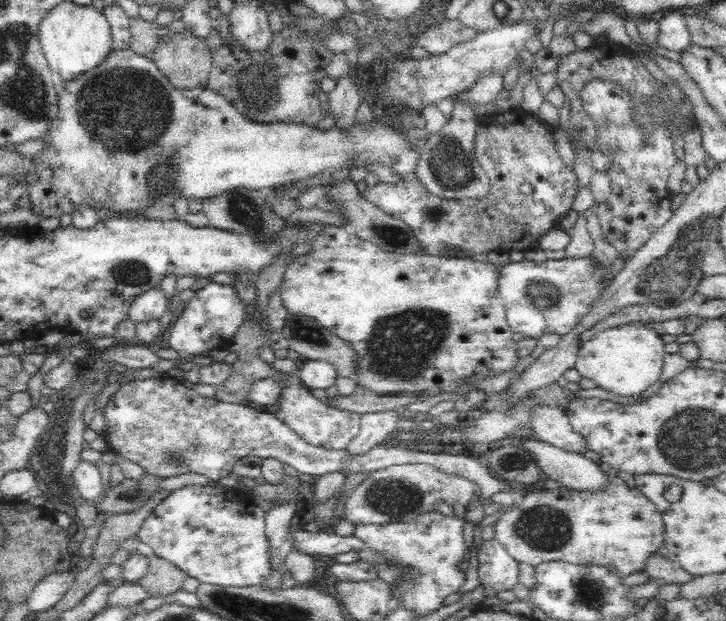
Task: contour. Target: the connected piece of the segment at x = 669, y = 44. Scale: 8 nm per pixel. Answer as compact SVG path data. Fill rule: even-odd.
M674 9L672 12L664 12L658 21L660 46L668 48L668 50L683 52L685 47L691 44L686 18L688 16L682 10Z

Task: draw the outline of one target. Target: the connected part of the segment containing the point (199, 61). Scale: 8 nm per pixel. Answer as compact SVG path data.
M185 30L180 33L170 31L161 36L156 54L151 59L157 64L160 72L170 81L172 87L178 90L191 90L197 87L208 87L209 74L213 61L213 53L206 39Z

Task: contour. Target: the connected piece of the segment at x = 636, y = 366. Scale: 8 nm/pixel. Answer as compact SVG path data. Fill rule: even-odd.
M624 324L624 326L616 326L616 328L608 328L604 332L594 334L594 338L578 349L576 366L574 370L580 374L581 378L593 380L594 384L606 392L612 392L616 396L638 396L642 392L646 392L650 386L661 380L661 374L664 367L664 343L661 335L656 334L647 326L641 324Z

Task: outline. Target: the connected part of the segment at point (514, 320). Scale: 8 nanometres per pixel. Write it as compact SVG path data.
M591 254L558 260L525 258L498 266L498 269L498 294L505 306L508 326L517 338L538 339L543 334L564 335L572 332L580 320L590 314L594 302L600 300L602 292L611 282L604 281L610 265L604 265Z

